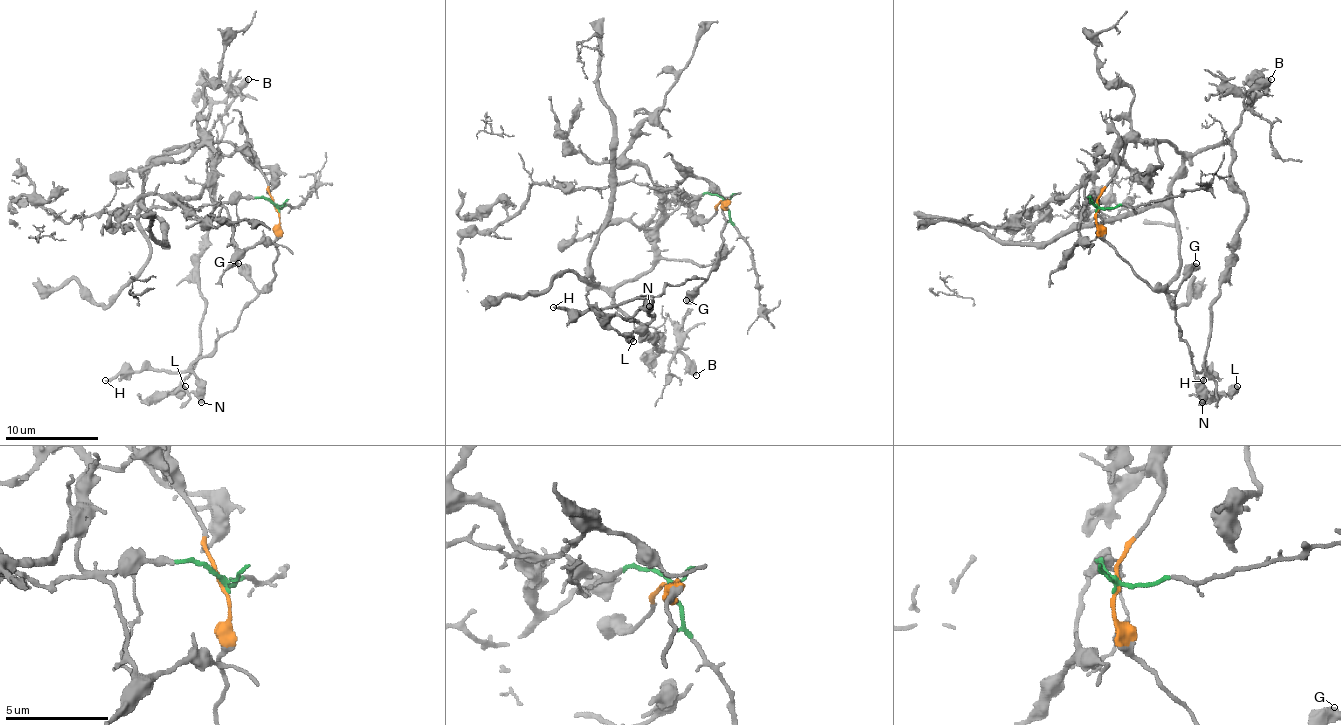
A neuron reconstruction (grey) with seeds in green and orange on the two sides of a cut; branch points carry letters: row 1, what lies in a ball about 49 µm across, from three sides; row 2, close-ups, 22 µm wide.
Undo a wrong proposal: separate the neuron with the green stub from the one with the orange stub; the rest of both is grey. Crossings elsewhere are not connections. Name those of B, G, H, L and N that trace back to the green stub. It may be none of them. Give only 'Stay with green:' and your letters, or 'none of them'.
Stay with green: B, L

